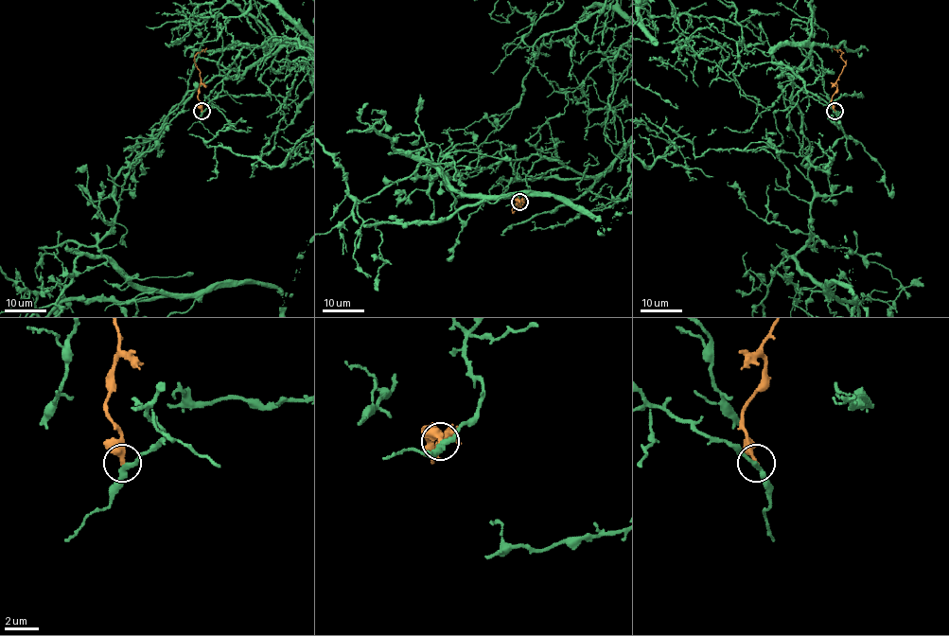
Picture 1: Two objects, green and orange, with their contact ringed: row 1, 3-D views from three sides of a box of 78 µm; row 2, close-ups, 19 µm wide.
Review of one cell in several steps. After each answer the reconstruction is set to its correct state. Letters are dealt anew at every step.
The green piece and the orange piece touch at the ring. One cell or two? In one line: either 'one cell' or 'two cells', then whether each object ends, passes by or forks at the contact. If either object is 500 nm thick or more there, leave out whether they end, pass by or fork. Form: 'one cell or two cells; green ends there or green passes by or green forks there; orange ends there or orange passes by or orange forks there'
two cells; green passes by; orange ends there

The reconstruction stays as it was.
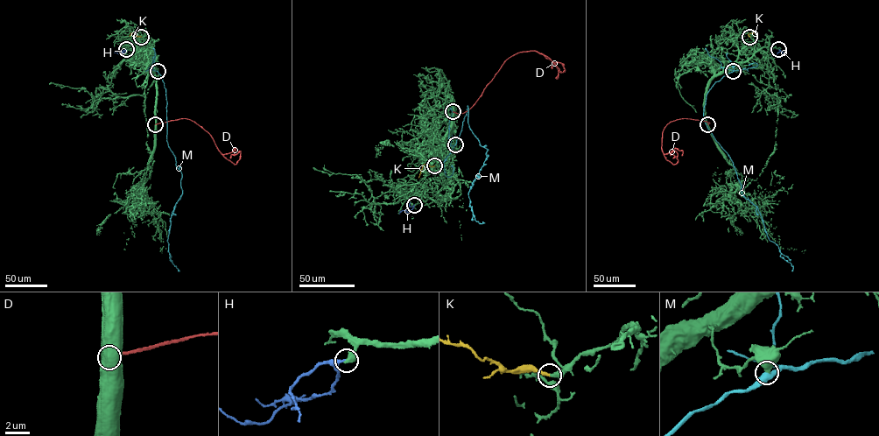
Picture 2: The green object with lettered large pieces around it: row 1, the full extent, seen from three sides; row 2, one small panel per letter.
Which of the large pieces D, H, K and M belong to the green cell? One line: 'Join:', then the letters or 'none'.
Join: H, K

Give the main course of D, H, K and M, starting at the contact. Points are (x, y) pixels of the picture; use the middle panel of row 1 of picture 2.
D: (453, 111), (462, 114), (472, 106), (503, 62), (518, 52), (540, 52), (565, 72), (560, 63), (552, 65)
H: (414, 205), (410, 211), (398, 214)
K: (434, 165), (425, 164), (418, 178)
M: (455, 144), (467, 105), (469, 127), (480, 144), (488, 150), (488, 156), (468, 193), (475, 220), (484, 222)

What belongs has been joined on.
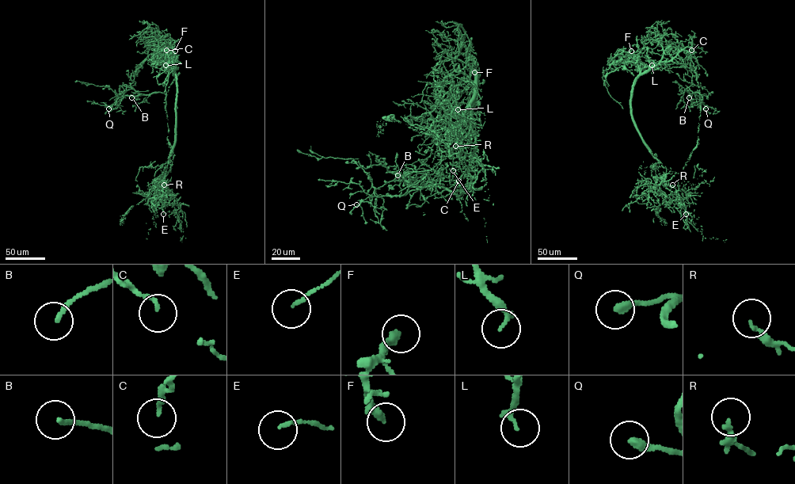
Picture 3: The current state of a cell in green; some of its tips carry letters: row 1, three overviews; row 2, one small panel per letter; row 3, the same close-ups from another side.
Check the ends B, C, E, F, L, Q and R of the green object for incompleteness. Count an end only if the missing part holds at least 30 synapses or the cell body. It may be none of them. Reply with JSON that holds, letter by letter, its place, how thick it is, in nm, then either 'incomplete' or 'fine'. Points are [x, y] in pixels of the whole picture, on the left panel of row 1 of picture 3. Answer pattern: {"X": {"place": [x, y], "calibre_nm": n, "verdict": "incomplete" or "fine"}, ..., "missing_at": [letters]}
{"B": {"place": [131, 97], "calibre_nm": 180, "verdict": "fine"}, "C": {"place": [166, 50], "calibre_nm": 140, "verdict": "fine"}, "E": {"place": [163, 214], "calibre_nm": 120, "verdict": "fine"}, "F": {"place": [175, 51], "calibre_nm": 320, "verdict": "incomplete"}, "L": {"place": [165, 65], "calibre_nm": 170, "verdict": "incomplete"}, "Q": {"place": [108, 108], "calibre_nm": 320, "verdict": "fine"}, "R": {"place": [164, 184], "calibre_nm": 140, "verdict": "fine"}, "missing_at": ["F", "L"]}

